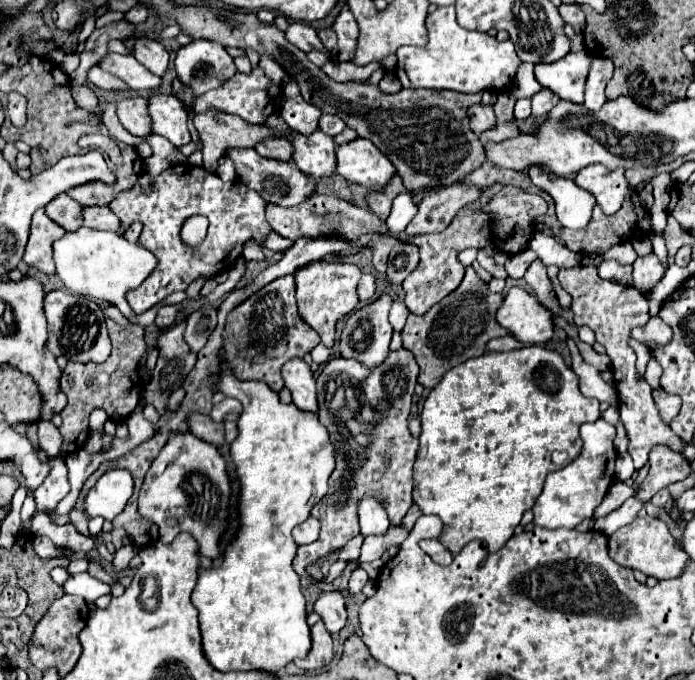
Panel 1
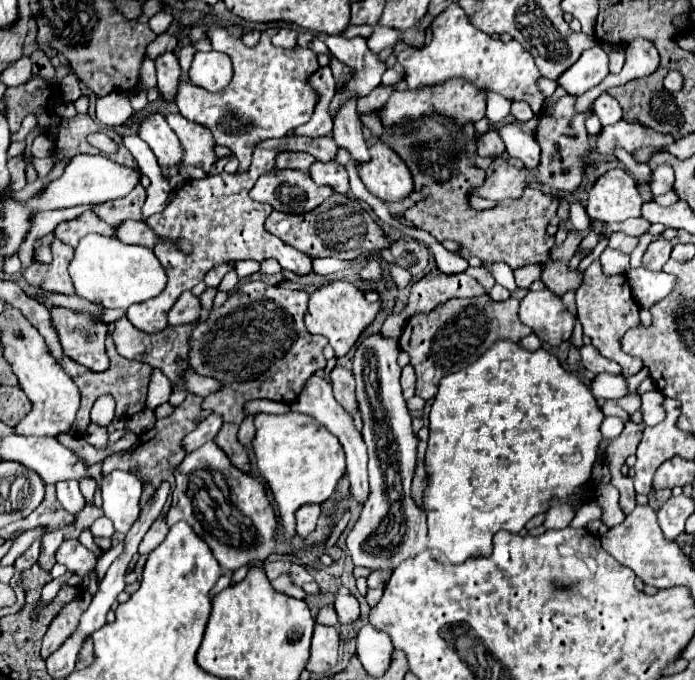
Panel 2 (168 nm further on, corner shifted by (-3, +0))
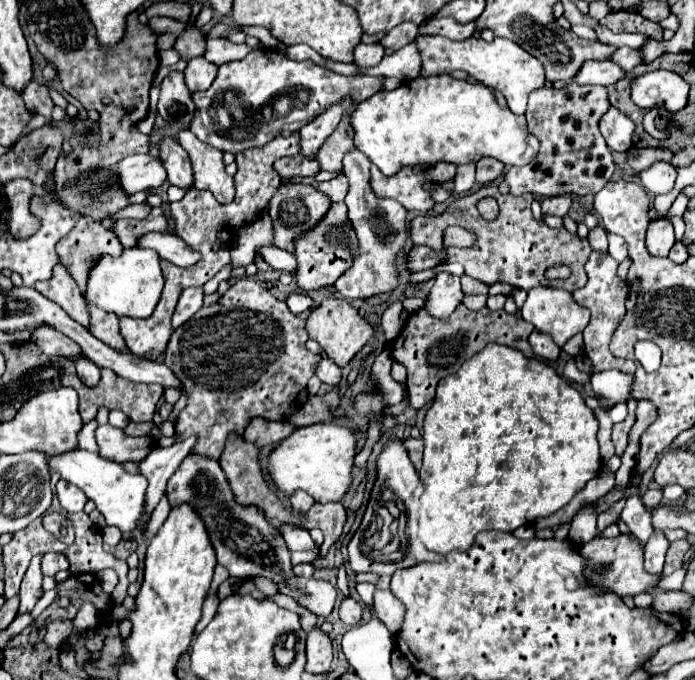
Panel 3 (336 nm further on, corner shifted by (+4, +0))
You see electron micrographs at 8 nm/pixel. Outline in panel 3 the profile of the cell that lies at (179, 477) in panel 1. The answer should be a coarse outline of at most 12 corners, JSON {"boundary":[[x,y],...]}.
{"boundary":[[189,454],[167,484],[237,578],[265,576],[319,618],[337,598],[301,582],[277,526],[235,502],[217,460]]}

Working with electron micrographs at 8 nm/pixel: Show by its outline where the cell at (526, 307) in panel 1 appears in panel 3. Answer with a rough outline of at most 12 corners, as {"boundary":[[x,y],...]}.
{"boundary":[[537,286],[521,318],[563,346],[587,326],[571,292]]}

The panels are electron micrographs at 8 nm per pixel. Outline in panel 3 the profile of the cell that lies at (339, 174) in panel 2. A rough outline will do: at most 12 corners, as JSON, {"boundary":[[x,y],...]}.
{"boundary":[[347,176],[321,182],[317,188],[333,202],[341,202],[349,188]]}

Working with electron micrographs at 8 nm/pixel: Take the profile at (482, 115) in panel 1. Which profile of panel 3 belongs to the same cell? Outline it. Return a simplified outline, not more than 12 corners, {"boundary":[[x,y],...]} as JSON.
{"boundary":[[489,156],[477,162],[477,184],[487,184],[505,172]]}

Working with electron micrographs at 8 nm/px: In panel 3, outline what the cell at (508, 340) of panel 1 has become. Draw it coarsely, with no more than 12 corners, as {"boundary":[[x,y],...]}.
{"boundary":[[537,330],[529,344],[537,358],[555,360],[559,346]]}

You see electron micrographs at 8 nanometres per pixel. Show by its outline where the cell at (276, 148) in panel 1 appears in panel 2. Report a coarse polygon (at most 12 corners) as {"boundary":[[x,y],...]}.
{"boundary":[[282,152],[278,170],[308,170],[314,156],[304,152]]}

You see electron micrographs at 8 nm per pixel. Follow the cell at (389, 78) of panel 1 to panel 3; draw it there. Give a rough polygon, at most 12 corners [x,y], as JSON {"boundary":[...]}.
{"boundary":[[351,114],[313,156],[323,170],[341,172],[343,154],[353,148],[347,134]]}

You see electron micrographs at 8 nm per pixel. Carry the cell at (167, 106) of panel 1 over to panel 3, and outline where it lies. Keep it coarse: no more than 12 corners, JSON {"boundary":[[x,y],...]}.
{"boundary":[[189,130],[177,142],[191,158],[193,186],[221,204],[235,198],[223,152]]}

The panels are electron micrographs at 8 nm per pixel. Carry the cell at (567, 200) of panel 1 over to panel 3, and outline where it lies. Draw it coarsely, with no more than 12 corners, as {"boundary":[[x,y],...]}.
{"boundary":[[449,74],[379,90],[355,146],[401,166],[539,151],[525,116]]}

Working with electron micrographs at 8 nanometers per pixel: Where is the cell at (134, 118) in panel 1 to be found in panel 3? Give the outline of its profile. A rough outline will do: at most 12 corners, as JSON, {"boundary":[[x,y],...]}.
{"boundary":[[175,138],[159,142],[171,184],[193,186],[189,156]]}

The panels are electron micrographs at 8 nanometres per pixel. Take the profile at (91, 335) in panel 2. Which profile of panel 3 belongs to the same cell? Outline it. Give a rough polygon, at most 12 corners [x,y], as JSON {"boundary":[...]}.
{"boundary":[[87,356],[75,360],[77,376],[87,386],[99,382],[99,366]]}

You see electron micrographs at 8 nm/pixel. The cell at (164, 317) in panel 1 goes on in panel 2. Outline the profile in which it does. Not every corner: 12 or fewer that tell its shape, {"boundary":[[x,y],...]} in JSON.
{"boundary":[[184,292],[170,310],[168,322],[194,324],[200,318],[200,300]]}

